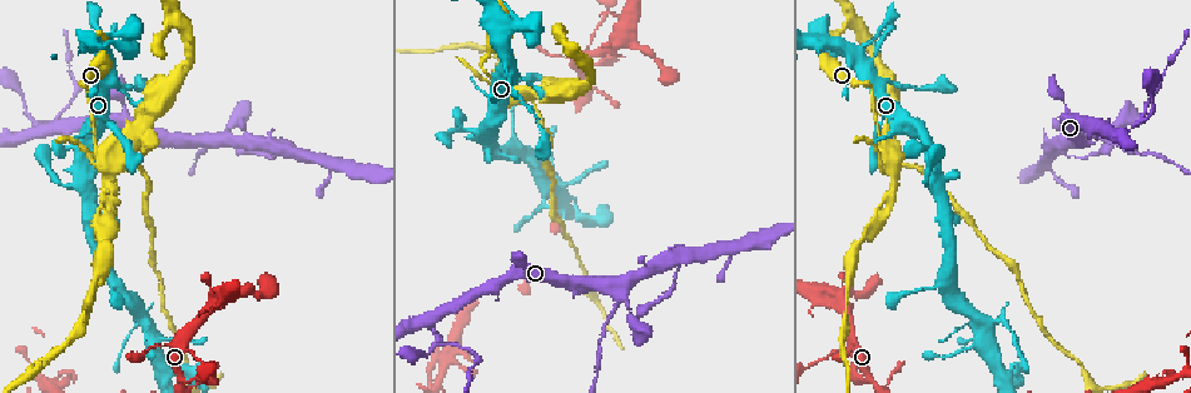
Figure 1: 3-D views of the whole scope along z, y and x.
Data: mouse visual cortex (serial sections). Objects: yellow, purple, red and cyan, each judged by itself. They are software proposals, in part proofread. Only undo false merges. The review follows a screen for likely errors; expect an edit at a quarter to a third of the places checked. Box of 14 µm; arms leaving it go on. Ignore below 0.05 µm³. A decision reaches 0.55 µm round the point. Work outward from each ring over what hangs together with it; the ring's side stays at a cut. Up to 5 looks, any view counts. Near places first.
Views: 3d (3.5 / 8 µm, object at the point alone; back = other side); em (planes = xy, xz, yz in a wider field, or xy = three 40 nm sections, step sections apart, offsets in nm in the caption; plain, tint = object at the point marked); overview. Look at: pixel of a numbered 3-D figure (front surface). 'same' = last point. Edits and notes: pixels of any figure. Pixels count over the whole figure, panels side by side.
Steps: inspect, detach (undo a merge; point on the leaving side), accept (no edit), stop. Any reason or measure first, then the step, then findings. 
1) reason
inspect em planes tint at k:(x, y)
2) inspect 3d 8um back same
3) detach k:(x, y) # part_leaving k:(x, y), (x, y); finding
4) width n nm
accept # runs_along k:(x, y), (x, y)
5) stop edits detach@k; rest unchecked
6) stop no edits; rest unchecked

a fork
inspect 3d 3.5um at 1:(527, 24)

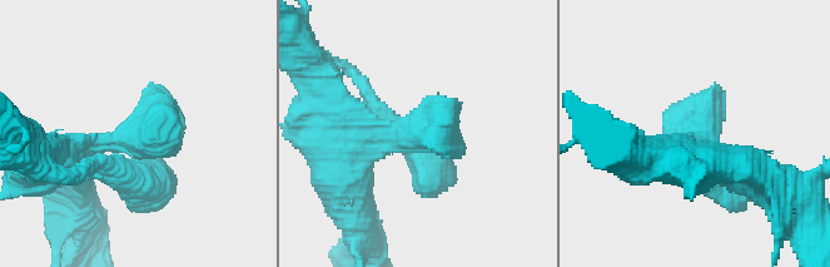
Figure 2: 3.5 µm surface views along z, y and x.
shape alone is not enough
inspect em xy step 5 tint at 2:(419, 135)

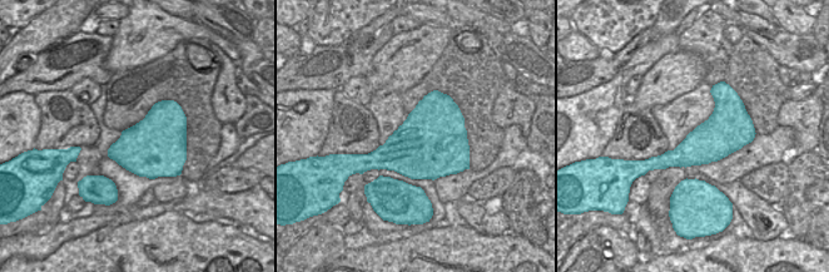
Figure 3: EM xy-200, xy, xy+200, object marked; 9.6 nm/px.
width 700 nm
accept # runs_along 2:(351, 157), (420, 134), (427, 183); all the same cell

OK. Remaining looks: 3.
sharp bend
inspect 3d 3.5um at 1:(117, 156)

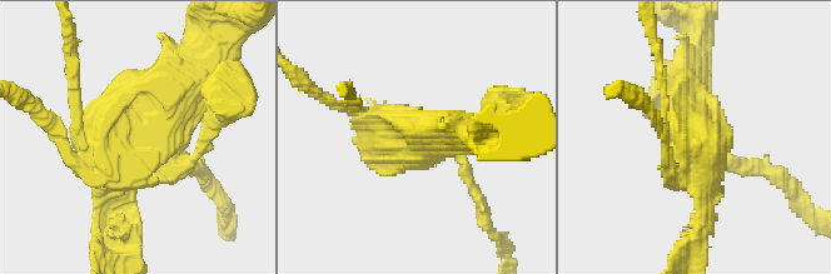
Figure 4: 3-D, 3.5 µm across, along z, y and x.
inspect em xy step 1 plain at 4:(135, 145)

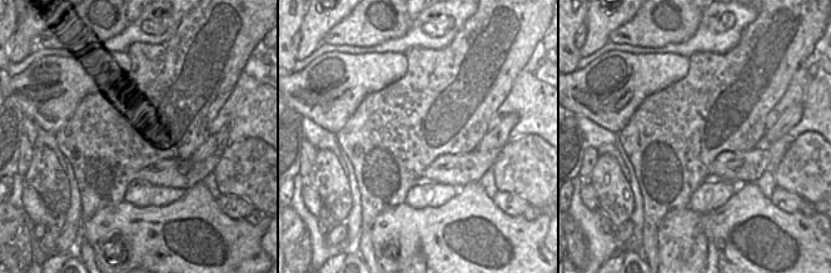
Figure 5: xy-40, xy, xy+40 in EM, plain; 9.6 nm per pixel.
inspect em xy step 1 tint same

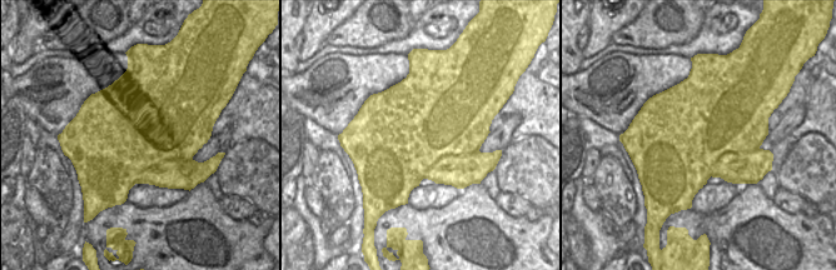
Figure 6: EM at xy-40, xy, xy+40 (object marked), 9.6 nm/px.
width 1050 nm
detach 4:(706, 50) # part_leaving 4:(85, 114), (135, 144), (169, 101); two cells meet here

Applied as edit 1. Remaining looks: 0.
stop edits detach@4; rest unchecked

